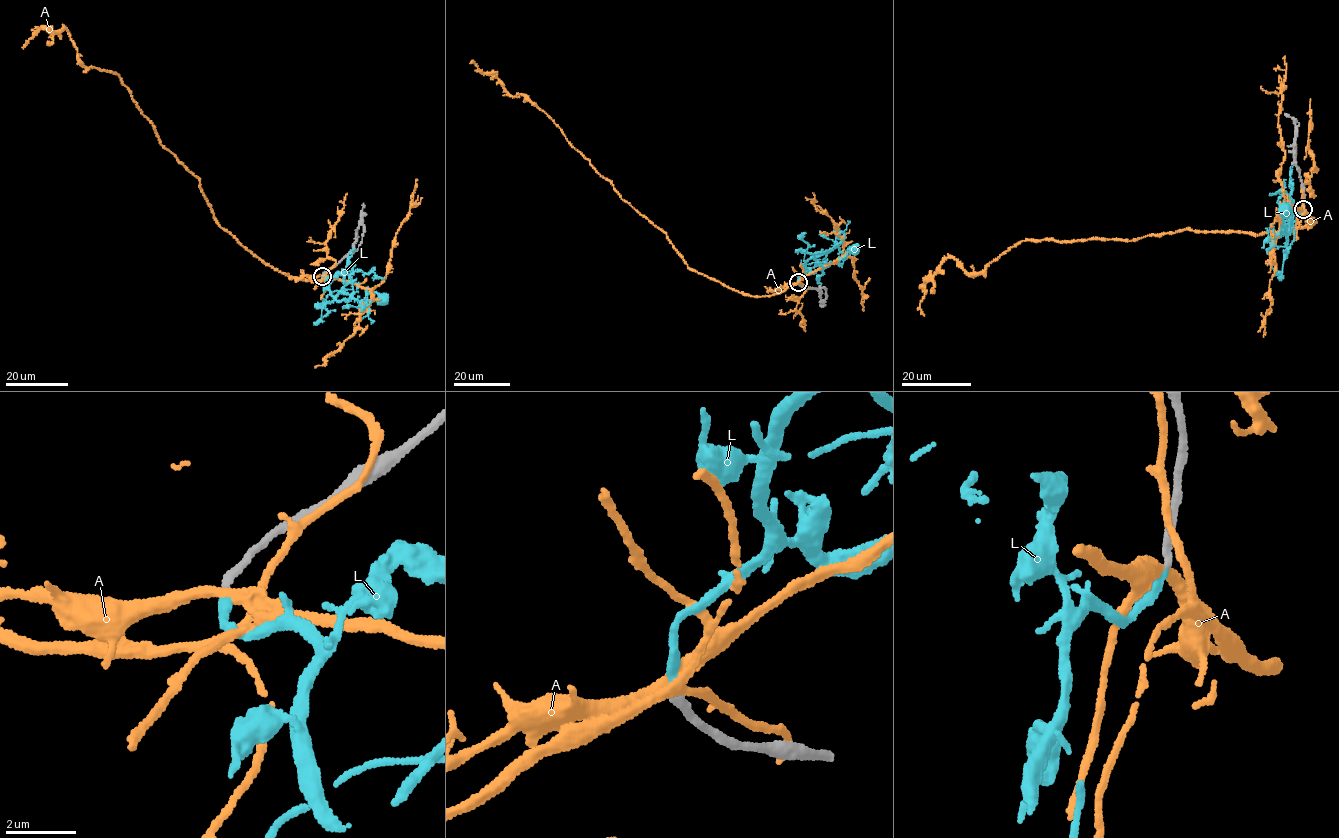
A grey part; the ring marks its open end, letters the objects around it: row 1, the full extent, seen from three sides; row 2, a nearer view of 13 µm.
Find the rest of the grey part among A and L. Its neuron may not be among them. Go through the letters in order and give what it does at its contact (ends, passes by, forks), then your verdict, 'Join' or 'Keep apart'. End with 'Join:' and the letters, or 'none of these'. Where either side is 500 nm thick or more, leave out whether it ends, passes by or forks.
A: It passes by. Keep apart
L: It ends there. Join
Join: L

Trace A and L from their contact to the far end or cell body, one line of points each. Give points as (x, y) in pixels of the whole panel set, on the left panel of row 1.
A: (321, 275), (274, 270), (220, 227), (117, 73), (81, 62), (67, 30), (41, 27), (22, 48)
L: (322, 276), (330, 280), (330, 294), (337, 300), (353, 298), (360, 302), (366, 289), (382, 295), (383, 299)

